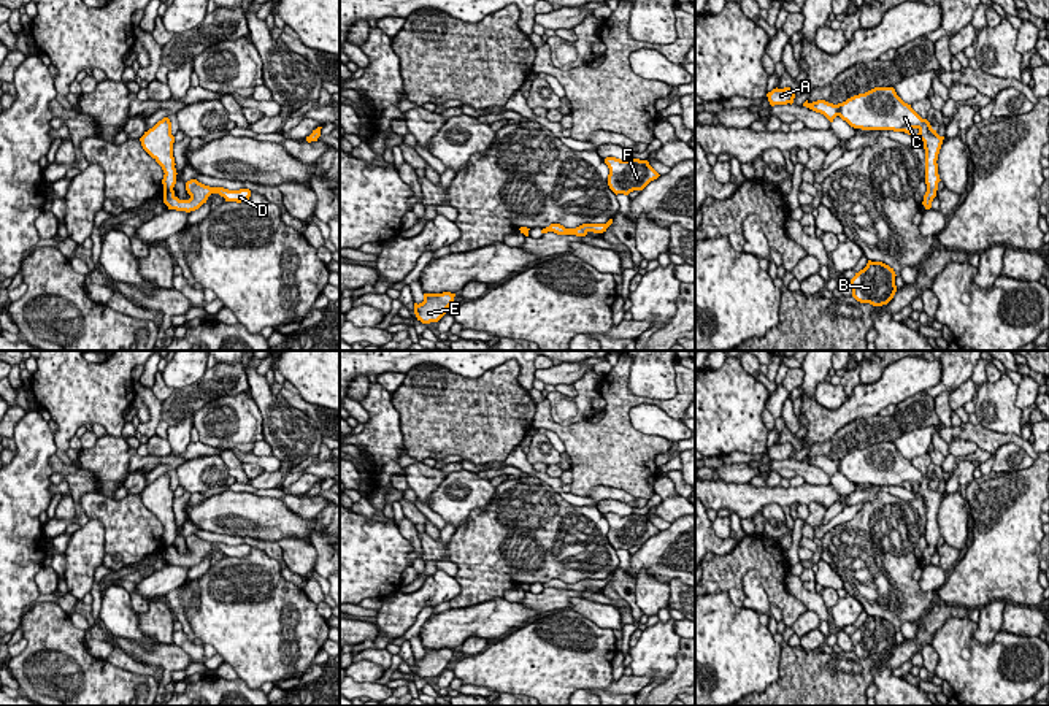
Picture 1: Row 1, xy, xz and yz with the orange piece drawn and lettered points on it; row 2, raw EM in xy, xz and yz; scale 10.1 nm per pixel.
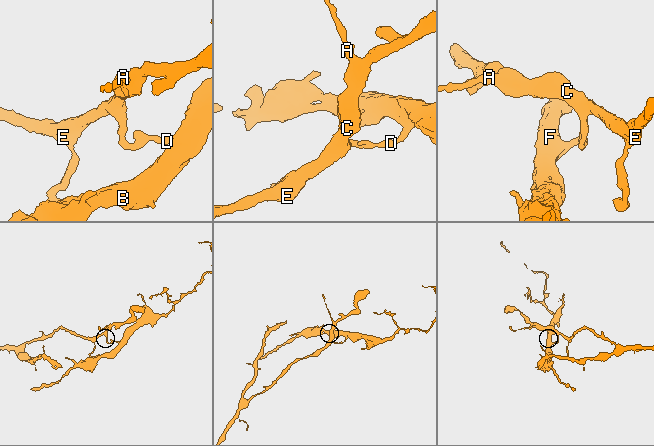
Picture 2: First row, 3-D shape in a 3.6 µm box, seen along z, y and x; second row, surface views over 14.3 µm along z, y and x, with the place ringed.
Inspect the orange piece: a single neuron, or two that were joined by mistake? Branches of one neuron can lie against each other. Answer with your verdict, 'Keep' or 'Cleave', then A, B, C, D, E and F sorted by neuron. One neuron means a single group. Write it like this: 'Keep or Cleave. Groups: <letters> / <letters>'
Cleave. Groups: A C E / B D F

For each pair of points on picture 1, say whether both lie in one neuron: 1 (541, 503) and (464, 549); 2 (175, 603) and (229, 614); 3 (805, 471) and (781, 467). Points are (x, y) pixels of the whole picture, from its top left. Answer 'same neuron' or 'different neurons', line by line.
1: same neuron
2: different neurons
3: same neuron

